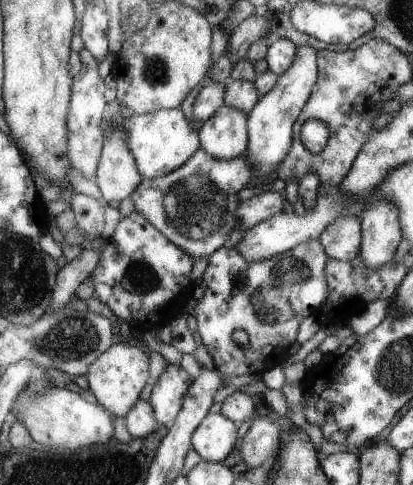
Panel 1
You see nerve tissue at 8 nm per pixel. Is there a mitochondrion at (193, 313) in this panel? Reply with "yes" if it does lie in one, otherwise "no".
no

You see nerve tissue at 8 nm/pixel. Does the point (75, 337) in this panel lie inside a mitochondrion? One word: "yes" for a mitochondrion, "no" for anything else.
yes

